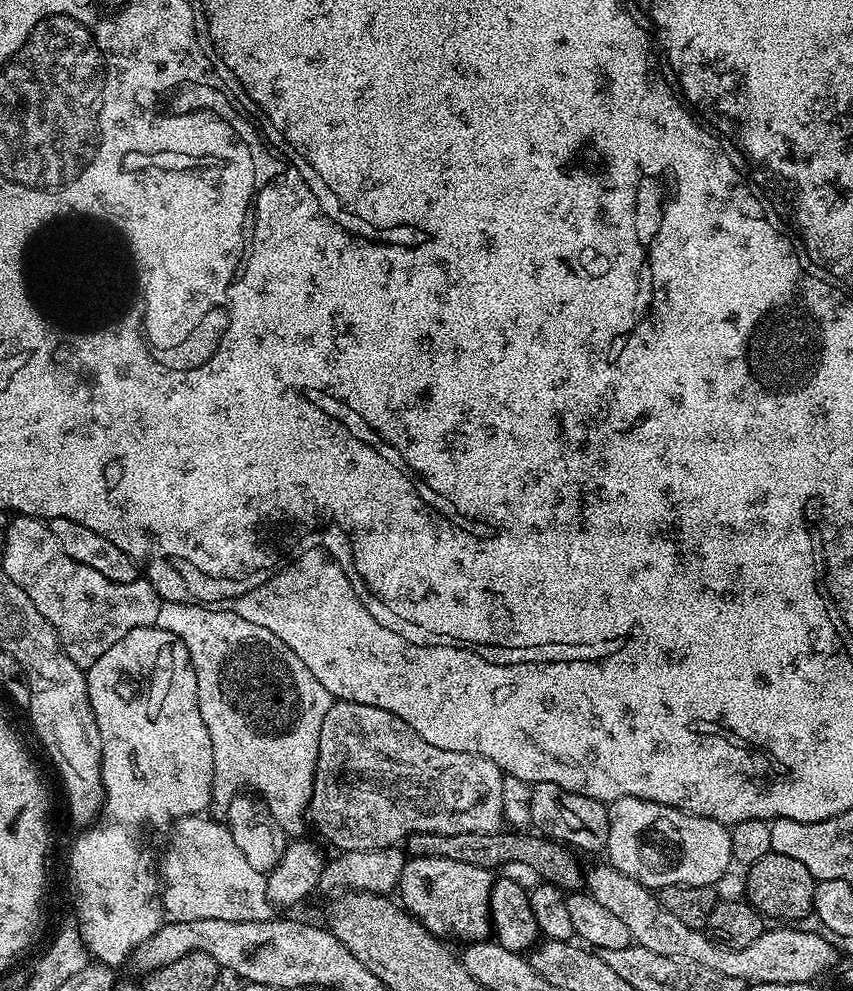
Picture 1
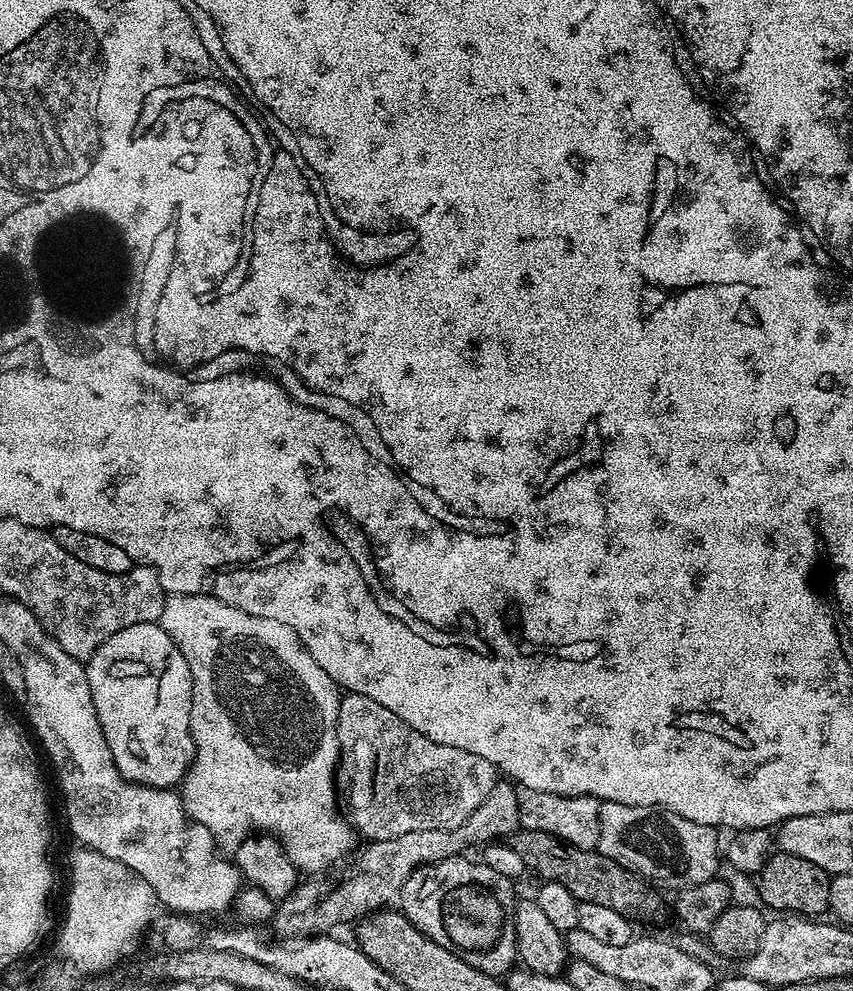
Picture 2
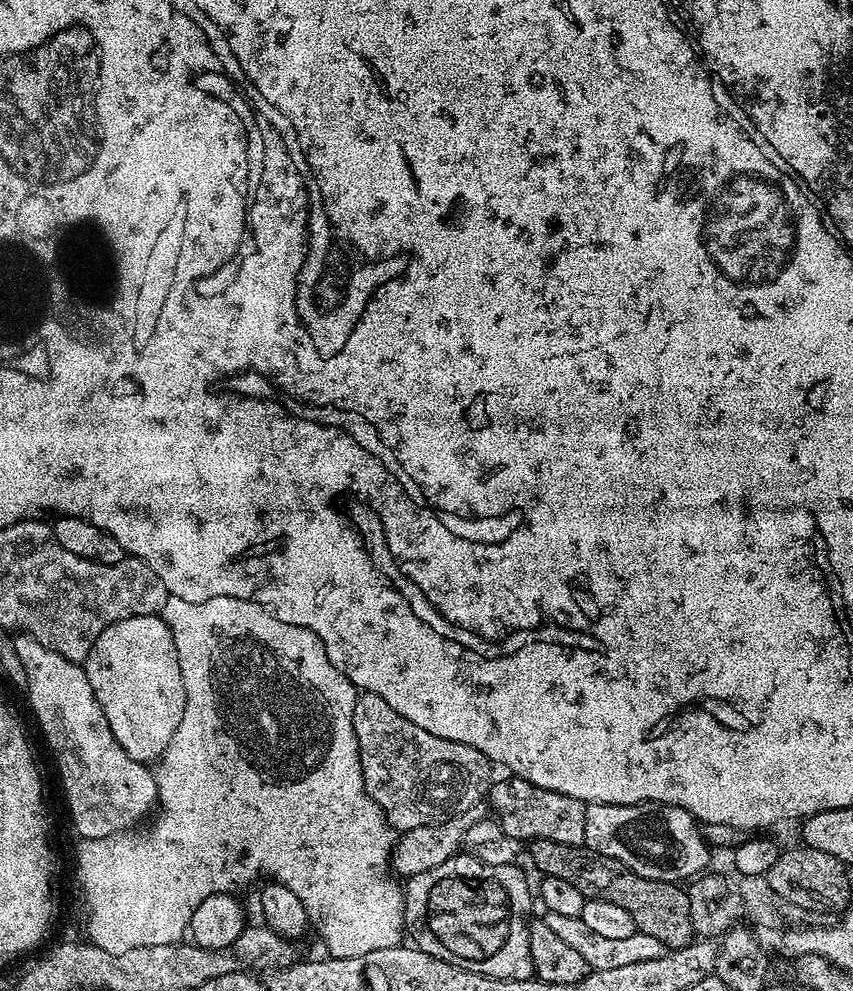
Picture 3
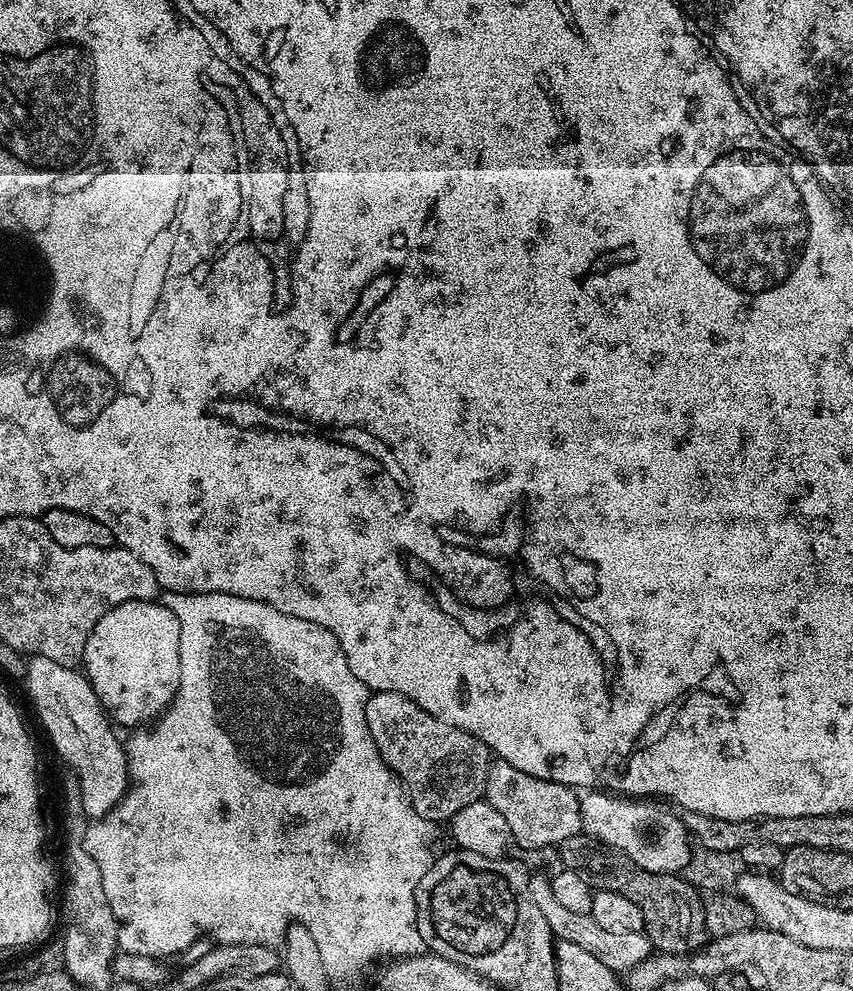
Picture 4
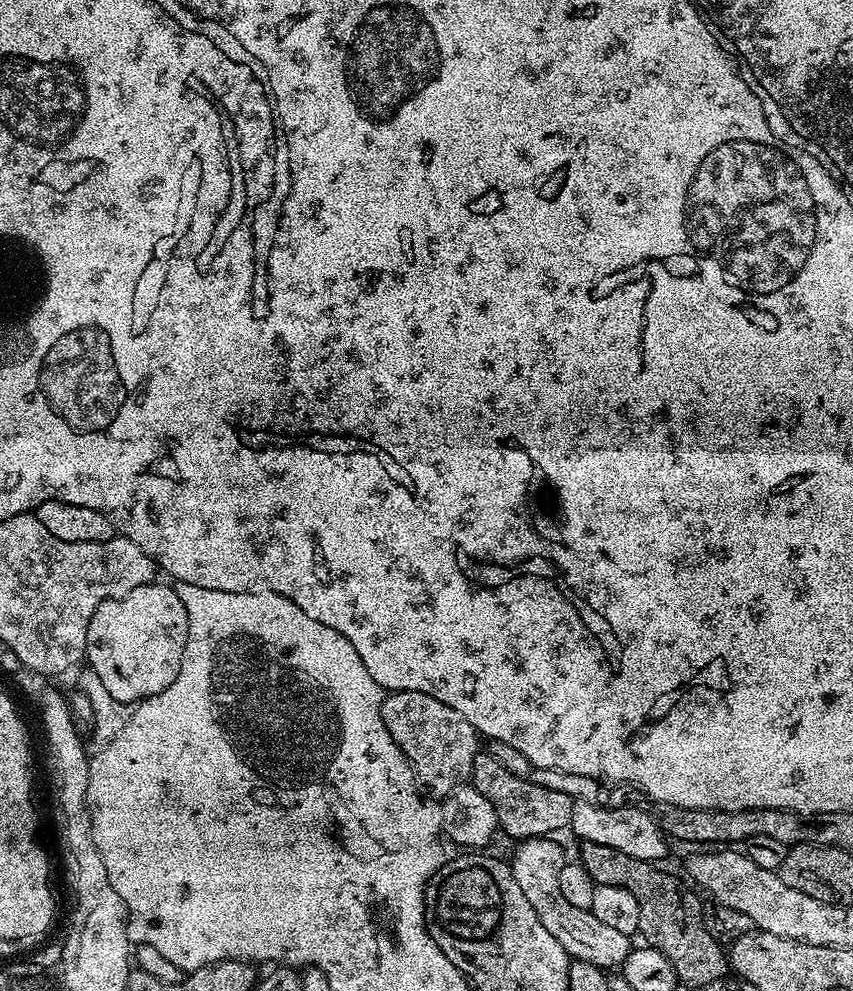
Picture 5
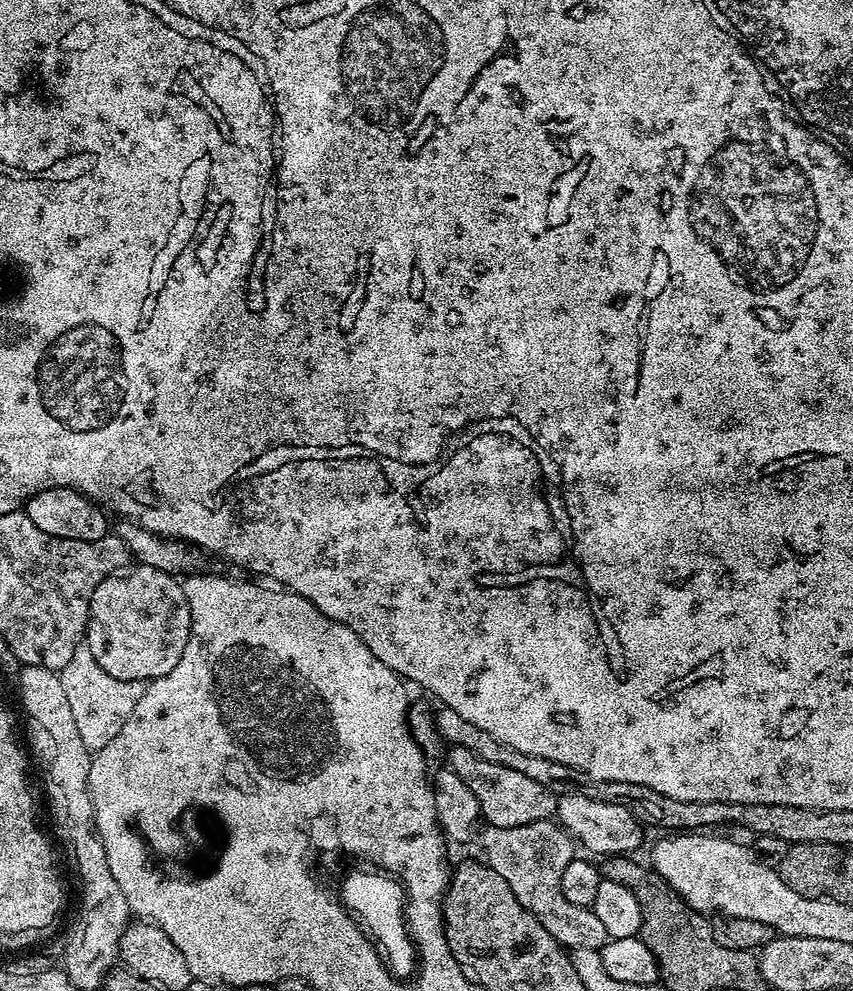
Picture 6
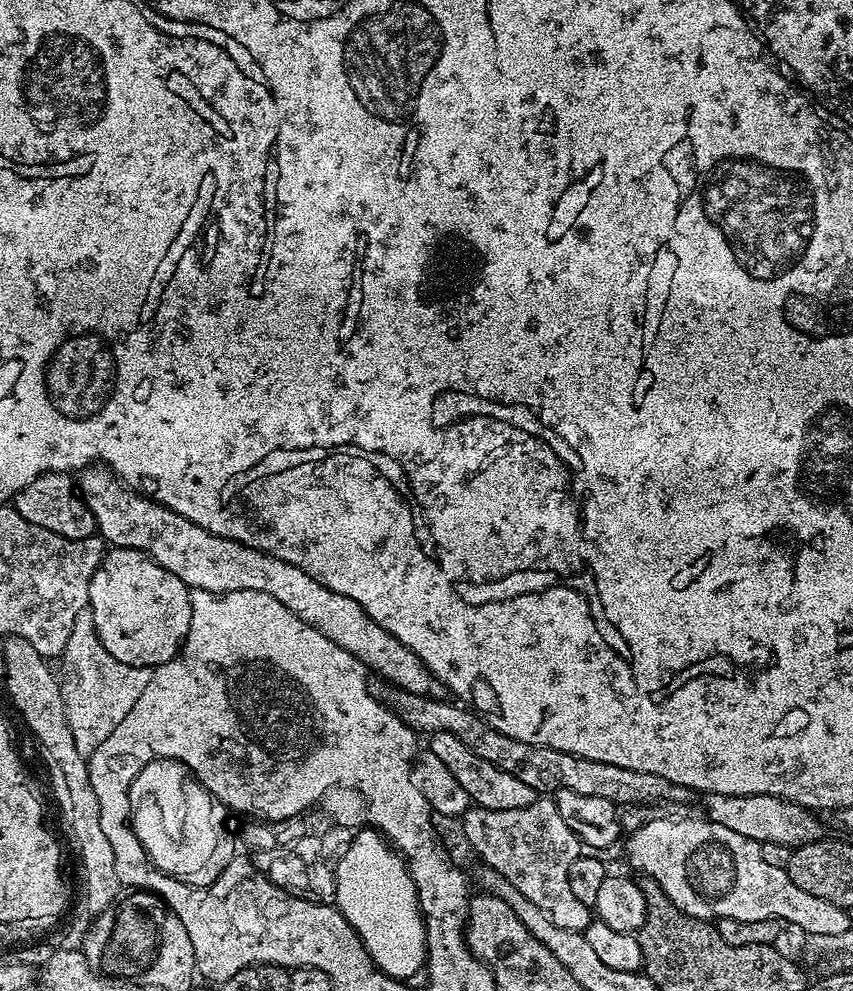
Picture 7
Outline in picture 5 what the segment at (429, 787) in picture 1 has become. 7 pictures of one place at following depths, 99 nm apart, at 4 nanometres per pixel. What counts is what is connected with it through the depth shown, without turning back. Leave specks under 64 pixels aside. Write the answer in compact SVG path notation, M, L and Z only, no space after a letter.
M418 690L389 691L384 698L382 718L386 722L386 730L390 730L394 742L412 763L412 771L421 785L440 780L441 793L447 794L471 777L474 758L482 740L476 728L470 726L458 710L446 706L446 702L438 702L438 698Z

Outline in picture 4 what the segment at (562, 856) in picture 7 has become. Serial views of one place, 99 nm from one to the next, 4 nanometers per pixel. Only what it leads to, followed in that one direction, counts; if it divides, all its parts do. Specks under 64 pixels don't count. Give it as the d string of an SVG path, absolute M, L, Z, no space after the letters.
M533 875L528 882L528 892L532 896L534 906L538 906L542 918L546 918L546 926L550 926L556 940L575 942L577 946L582 946L582 950L594 954L594 958L598 958L598 962L604 963L613 972L625 973L633 965L645 960L647 956L653 955L652 943L643 932L618 934L614 930L602 930L602 926L598 926L598 922L594 922L594 918L590 914L570 914L570 910L566 910L554 898L554 892L550 890L550 879L547 875Z

